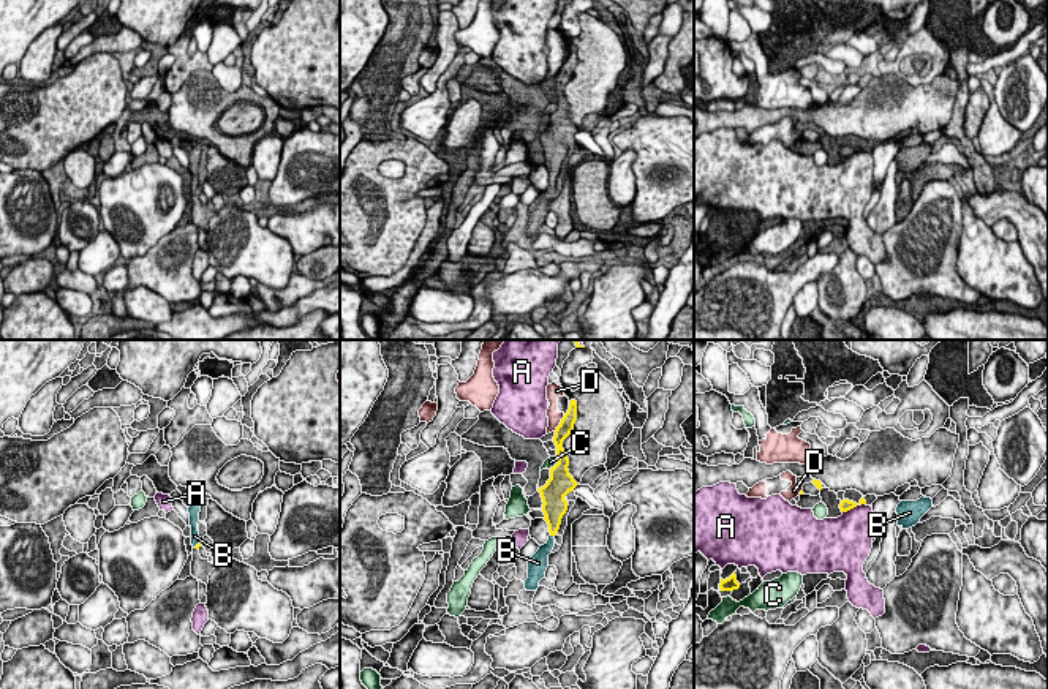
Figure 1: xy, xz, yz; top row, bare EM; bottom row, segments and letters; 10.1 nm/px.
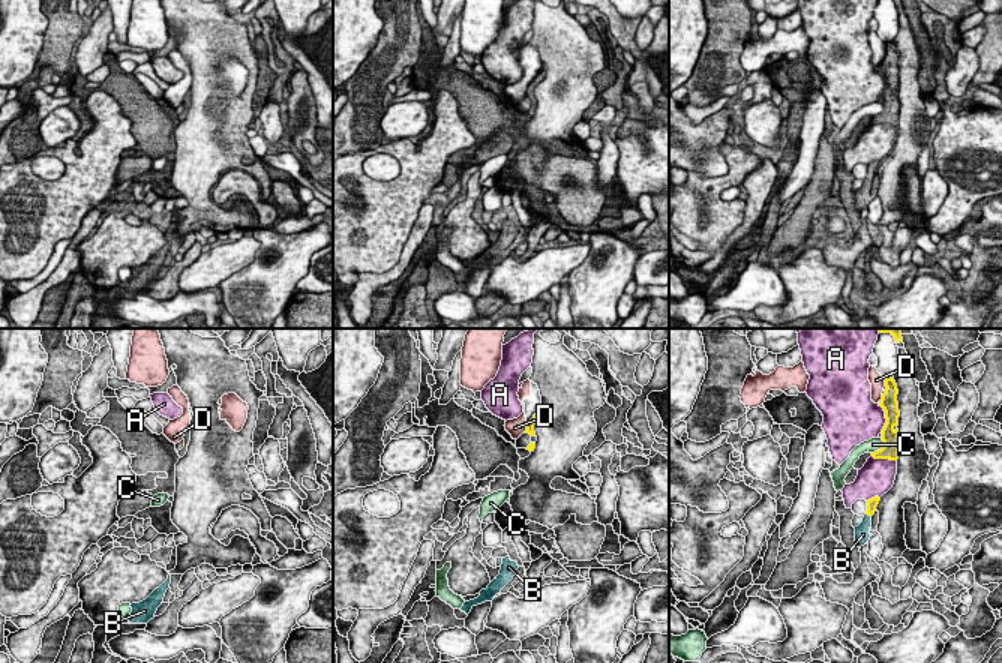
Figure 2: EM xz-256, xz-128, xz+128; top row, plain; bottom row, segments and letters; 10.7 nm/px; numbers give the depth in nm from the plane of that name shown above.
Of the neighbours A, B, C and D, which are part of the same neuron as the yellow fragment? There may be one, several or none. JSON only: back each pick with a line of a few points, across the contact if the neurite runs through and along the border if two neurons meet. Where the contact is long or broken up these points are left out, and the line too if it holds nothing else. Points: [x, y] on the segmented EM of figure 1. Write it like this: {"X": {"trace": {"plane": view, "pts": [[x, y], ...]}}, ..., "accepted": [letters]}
{"accepted": ["B"]}

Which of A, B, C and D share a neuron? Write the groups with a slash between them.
A / B / C / D

